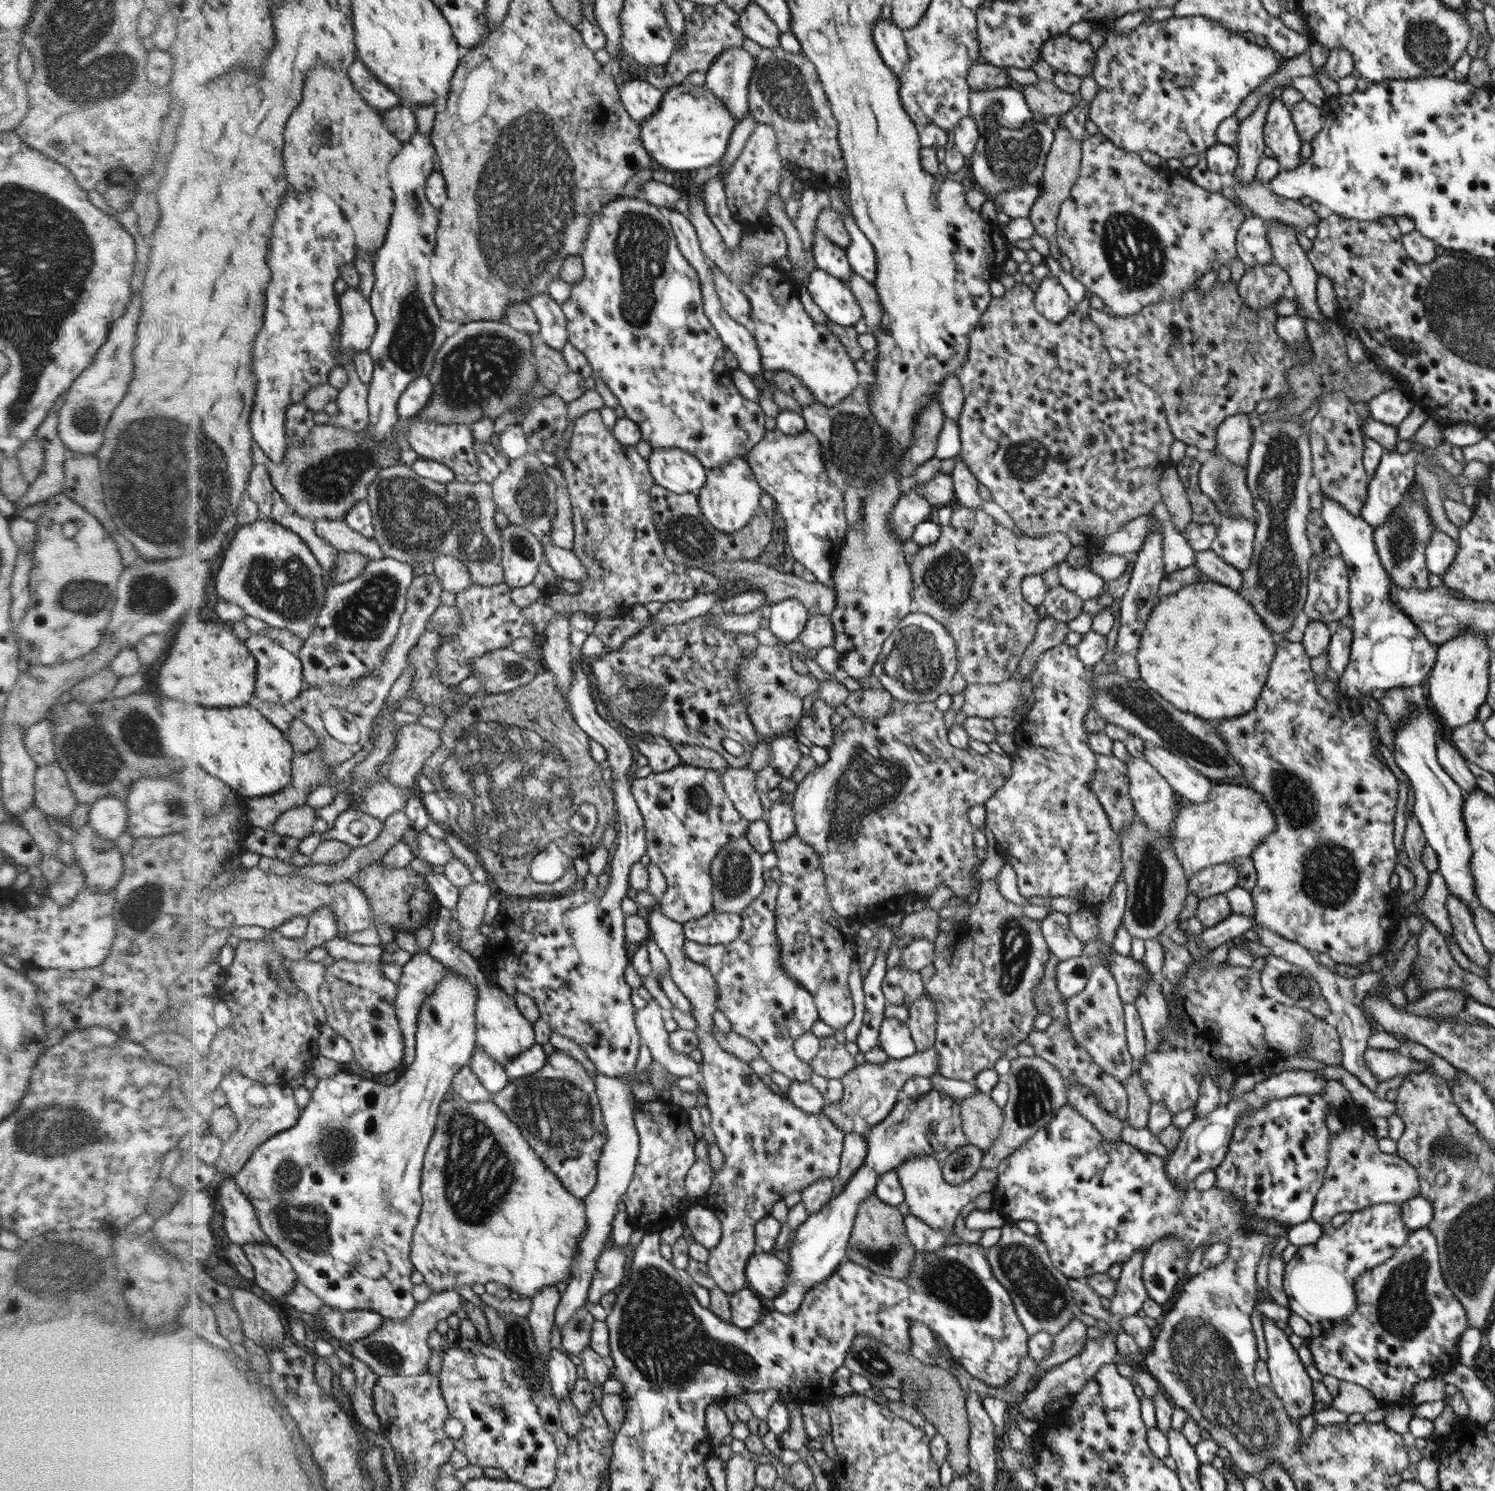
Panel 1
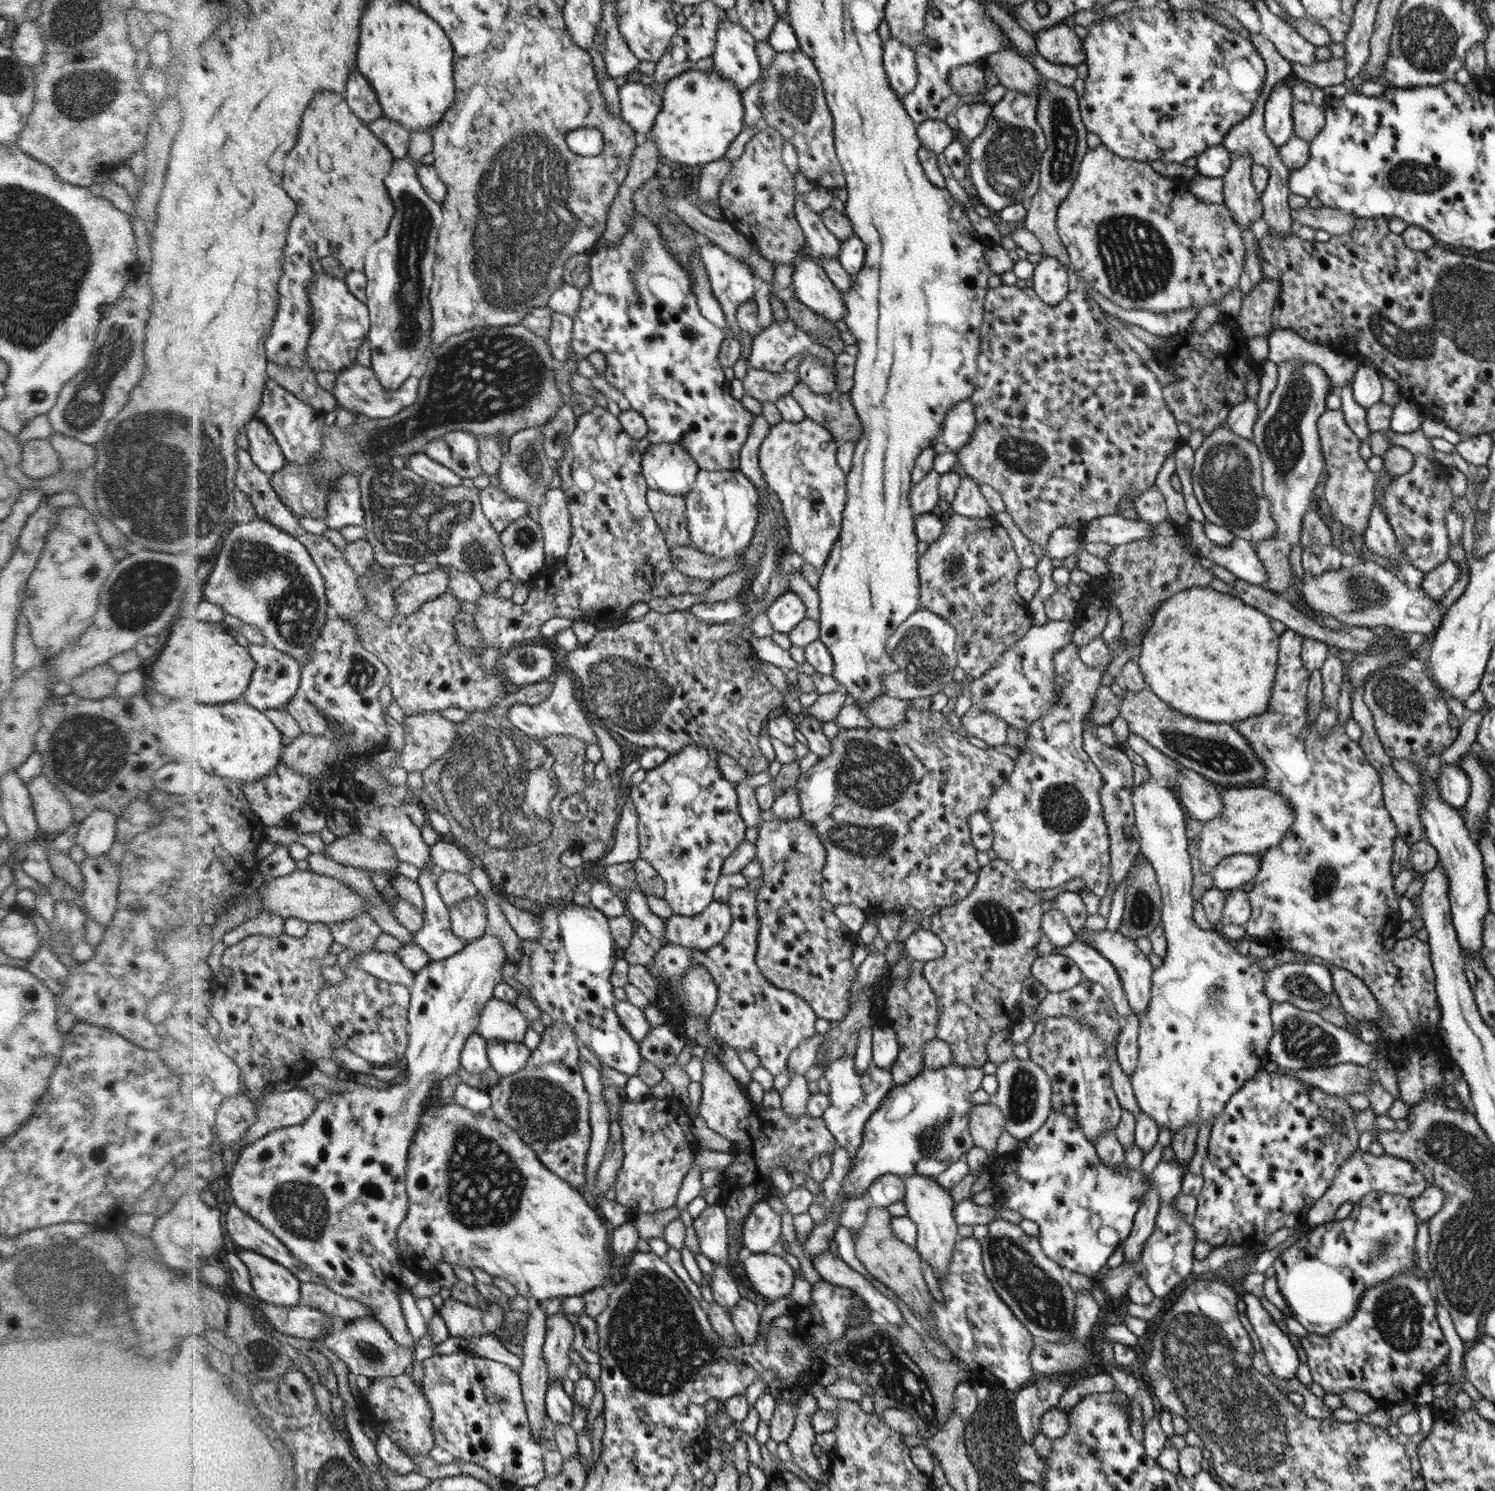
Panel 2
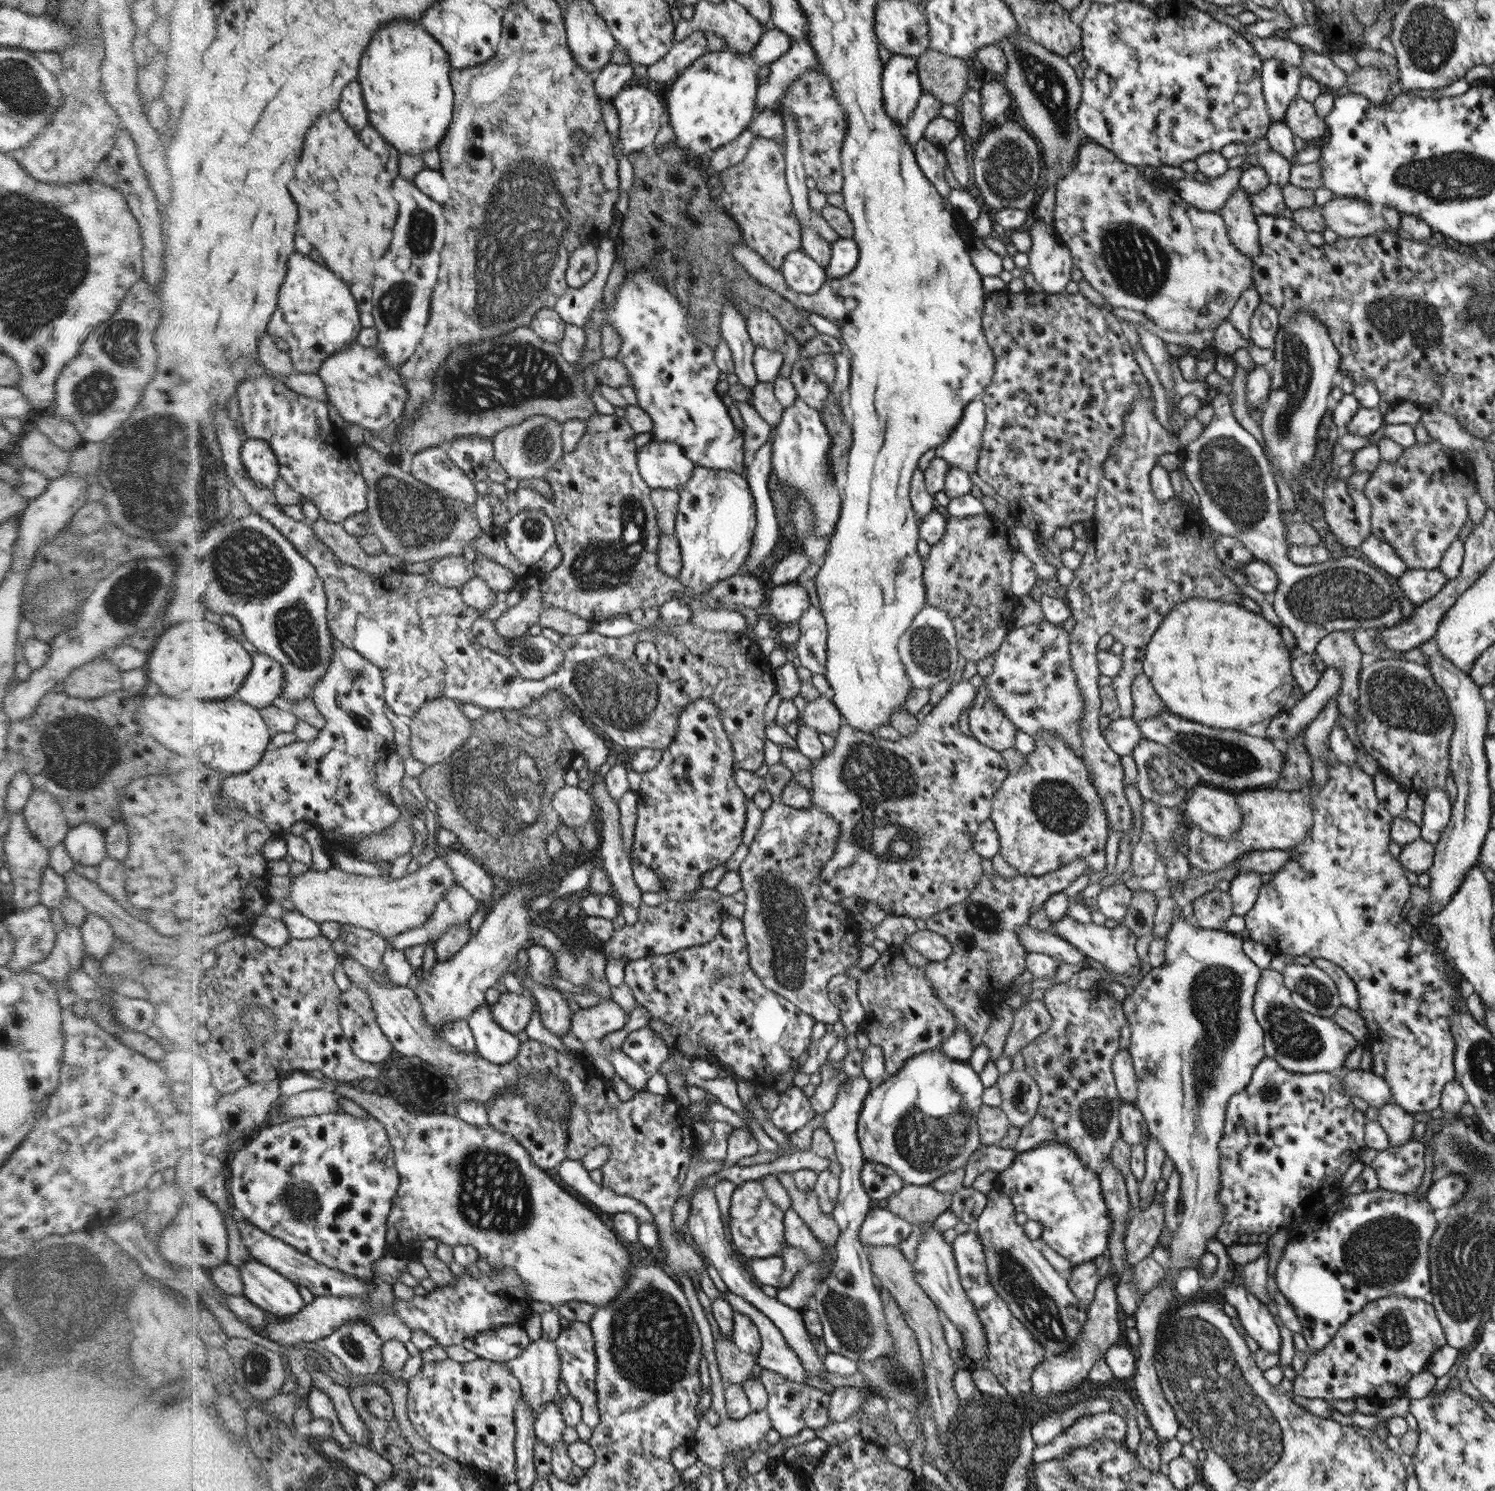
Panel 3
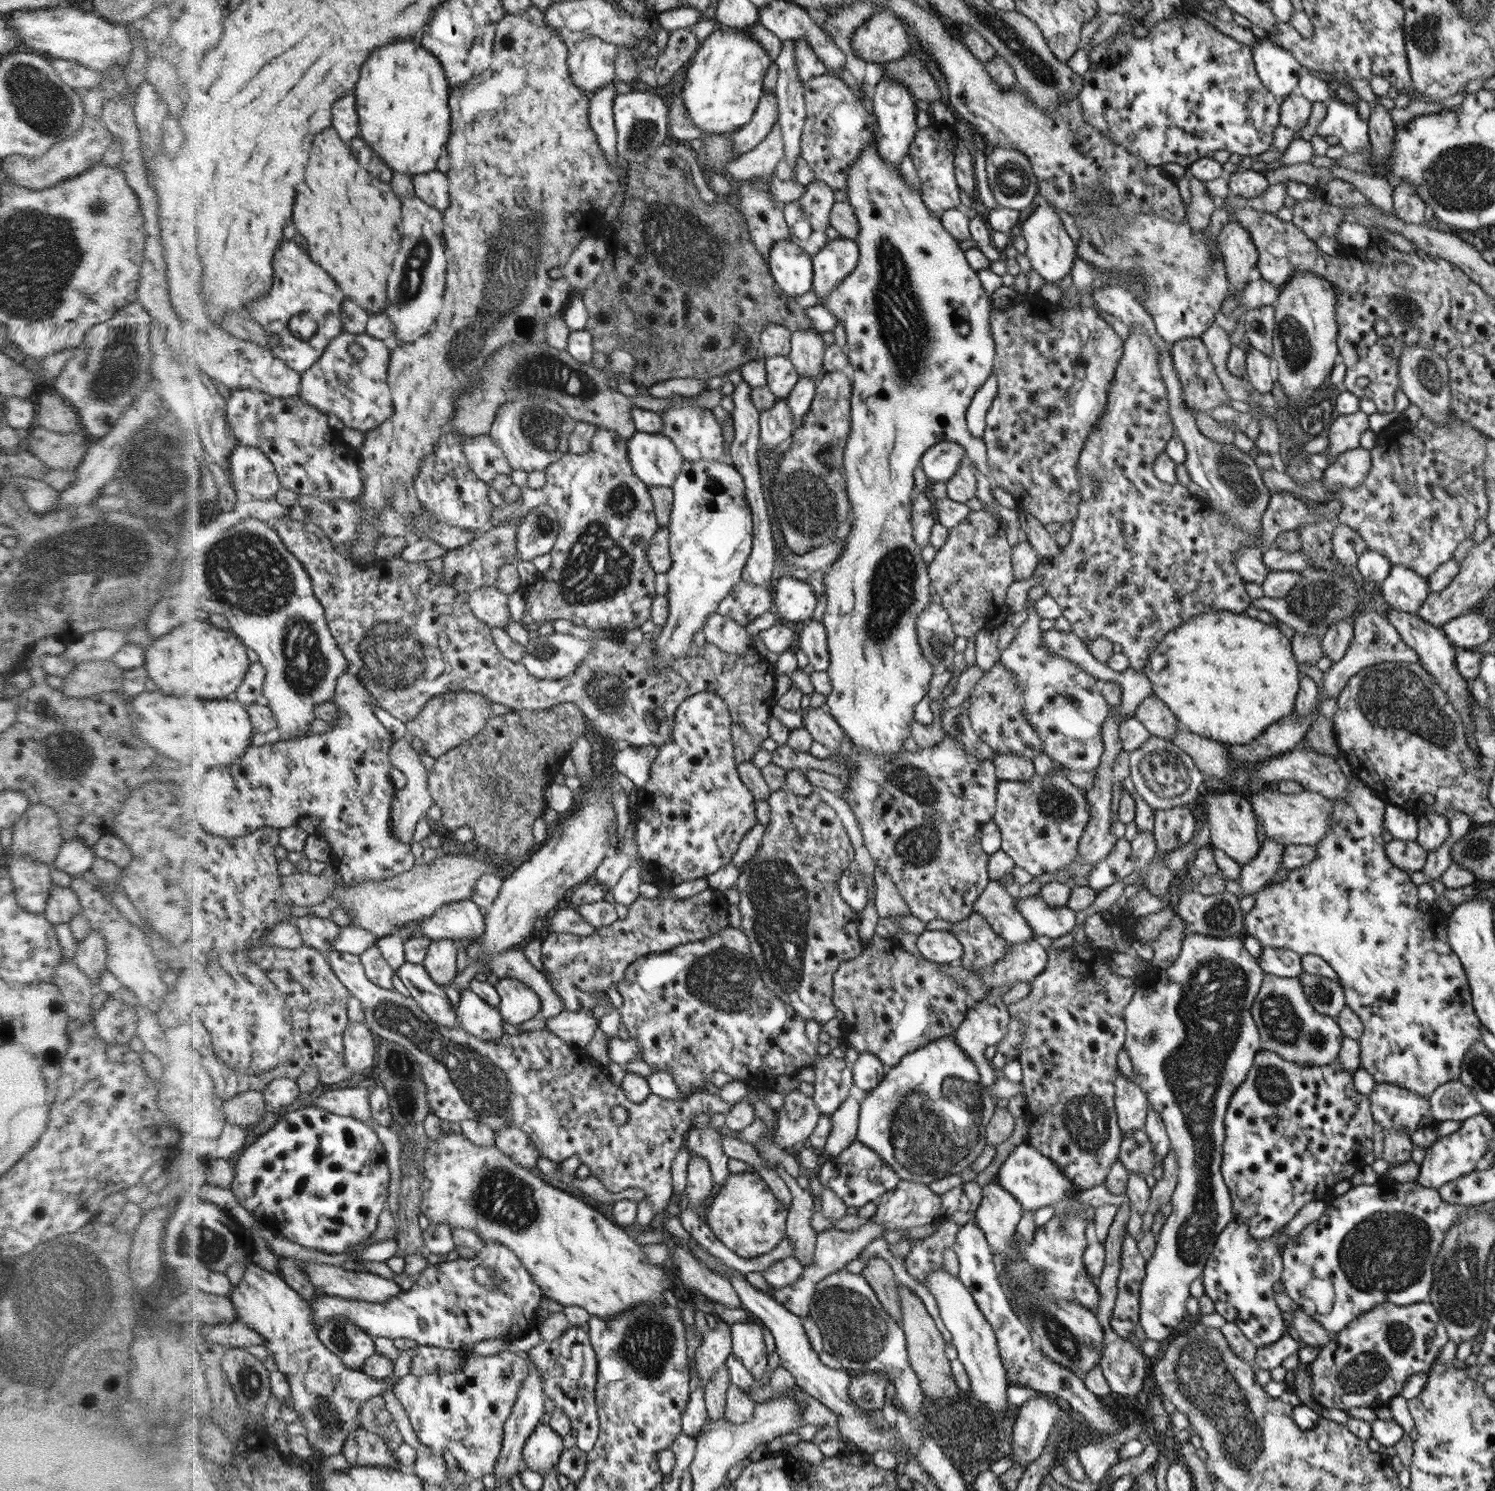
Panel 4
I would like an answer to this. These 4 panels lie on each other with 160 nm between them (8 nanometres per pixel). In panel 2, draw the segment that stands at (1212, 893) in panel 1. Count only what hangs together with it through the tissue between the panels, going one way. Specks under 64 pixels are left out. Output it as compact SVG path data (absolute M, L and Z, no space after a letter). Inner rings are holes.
M1237 854L1224 857L1219 862L1219 865L1210 872L1212 878L1214 878L1214 883L1212 883L1212 886L1220 891L1239 889L1241 888L1241 885L1246 884L1256 877L1256 875L1259 873L1260 865L1261 860L1260 855L1258 854Z

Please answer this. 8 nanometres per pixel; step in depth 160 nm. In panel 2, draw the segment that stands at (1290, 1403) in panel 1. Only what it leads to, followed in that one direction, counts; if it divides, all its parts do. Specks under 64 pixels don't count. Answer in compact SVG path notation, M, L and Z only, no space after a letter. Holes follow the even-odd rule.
M1246 1294L1240 1298L1246 1305L1246 1316L1259 1338L1272 1379L1281 1381L1294 1378L1303 1360L1298 1360L1296 1348L1292 1348L1290 1336L1286 1336L1276 1326L1276 1322L1270 1318L1270 1314L1262 1308L1258 1297Z

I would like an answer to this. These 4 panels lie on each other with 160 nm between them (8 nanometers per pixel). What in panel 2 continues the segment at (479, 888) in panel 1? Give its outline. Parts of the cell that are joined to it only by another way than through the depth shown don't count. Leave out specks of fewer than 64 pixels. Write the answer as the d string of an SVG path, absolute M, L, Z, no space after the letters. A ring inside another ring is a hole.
M479 895L449 908L452 933L461 940L474 940L485 934L486 908Z

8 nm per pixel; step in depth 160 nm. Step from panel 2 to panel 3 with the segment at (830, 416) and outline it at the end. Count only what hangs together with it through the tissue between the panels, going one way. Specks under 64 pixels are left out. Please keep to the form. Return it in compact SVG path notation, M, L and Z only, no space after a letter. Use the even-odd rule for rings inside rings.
M798 355L789 377L796 389L797 398L802 398L808 406L821 413L826 410L828 384L816 376L812 361L810 357Z

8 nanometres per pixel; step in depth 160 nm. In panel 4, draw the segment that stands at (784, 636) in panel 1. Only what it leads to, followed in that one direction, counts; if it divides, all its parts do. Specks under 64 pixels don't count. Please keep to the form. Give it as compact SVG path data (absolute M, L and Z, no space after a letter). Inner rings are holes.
M782 576L776 584L773 604L781 618L800 622L812 618L816 608L816 596L814 590L809 584L804 584L804 581L792 576Z

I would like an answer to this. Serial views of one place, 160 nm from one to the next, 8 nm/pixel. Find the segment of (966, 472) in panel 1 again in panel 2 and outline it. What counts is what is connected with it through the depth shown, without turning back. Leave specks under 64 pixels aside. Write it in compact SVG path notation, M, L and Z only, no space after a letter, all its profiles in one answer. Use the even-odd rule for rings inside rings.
M960 478L960 487L958 487L954 500L950 503L954 514L968 518L993 516L992 508L986 503L978 486L978 482L972 478Z

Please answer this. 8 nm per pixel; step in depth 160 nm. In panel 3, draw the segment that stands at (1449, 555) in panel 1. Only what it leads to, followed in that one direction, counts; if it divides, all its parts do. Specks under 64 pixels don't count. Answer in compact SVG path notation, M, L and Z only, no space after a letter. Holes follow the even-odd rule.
M1434 439L1432 442L1416 441L1413 447L1405 448L1397 459L1392 464L1379 462L1364 486L1363 493L1371 504L1371 534L1380 541L1386 541L1408 569L1434 570L1458 538L1468 518L1468 497L1477 490L1477 475L1462 451L1444 447Z

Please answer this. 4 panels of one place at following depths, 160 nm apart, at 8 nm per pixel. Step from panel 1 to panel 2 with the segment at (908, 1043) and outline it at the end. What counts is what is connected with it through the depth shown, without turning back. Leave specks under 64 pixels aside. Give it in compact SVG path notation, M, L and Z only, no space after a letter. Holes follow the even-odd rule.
M881 1025L873 1027L872 1060L878 1068L889 1068L898 1060L900 1042L895 1028Z

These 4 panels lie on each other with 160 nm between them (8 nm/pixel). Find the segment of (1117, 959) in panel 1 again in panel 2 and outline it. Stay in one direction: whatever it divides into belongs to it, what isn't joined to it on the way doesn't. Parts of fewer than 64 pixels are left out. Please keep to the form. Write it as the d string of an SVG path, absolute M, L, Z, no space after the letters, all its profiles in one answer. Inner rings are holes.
M1074 940L1074 942L1070 942L1070 946L1057 949L1056 953L1074 961L1080 967L1080 971L1083 972L1084 978L1103 985L1122 1021L1133 1014L1119 974L1112 963L1098 949Z

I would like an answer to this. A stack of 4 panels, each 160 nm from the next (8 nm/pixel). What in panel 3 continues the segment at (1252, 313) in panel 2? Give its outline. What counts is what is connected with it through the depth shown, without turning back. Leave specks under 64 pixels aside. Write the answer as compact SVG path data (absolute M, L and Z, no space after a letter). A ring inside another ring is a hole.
M1261 301L1250 319L1250 338L1260 349L1273 349L1275 336L1280 325L1276 308Z

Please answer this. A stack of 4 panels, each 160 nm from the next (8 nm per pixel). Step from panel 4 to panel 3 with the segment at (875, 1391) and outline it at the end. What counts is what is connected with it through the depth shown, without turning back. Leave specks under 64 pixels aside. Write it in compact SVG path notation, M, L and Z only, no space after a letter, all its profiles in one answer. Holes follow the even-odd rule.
M854 1386L836 1388L832 1392L828 1406L830 1422L844 1423L856 1412L856 1409L862 1408L870 1391L874 1391L870 1386L868 1388L855 1388Z

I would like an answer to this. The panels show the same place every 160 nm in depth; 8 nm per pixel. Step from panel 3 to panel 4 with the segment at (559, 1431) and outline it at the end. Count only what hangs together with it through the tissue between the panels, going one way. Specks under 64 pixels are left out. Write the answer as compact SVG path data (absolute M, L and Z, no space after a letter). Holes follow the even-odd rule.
M540 1422L523 1446L523 1465L544 1475L551 1468L557 1468L564 1451L563 1438L556 1435L550 1424Z

